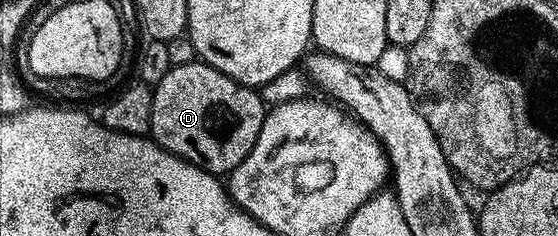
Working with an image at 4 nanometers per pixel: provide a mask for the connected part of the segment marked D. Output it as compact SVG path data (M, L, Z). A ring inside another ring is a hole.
M148 38L136 54L141 83L155 84L152 91L151 137L164 150L217 176L231 175L254 148L266 113L261 91L243 86L202 61L172 66L167 42Z

